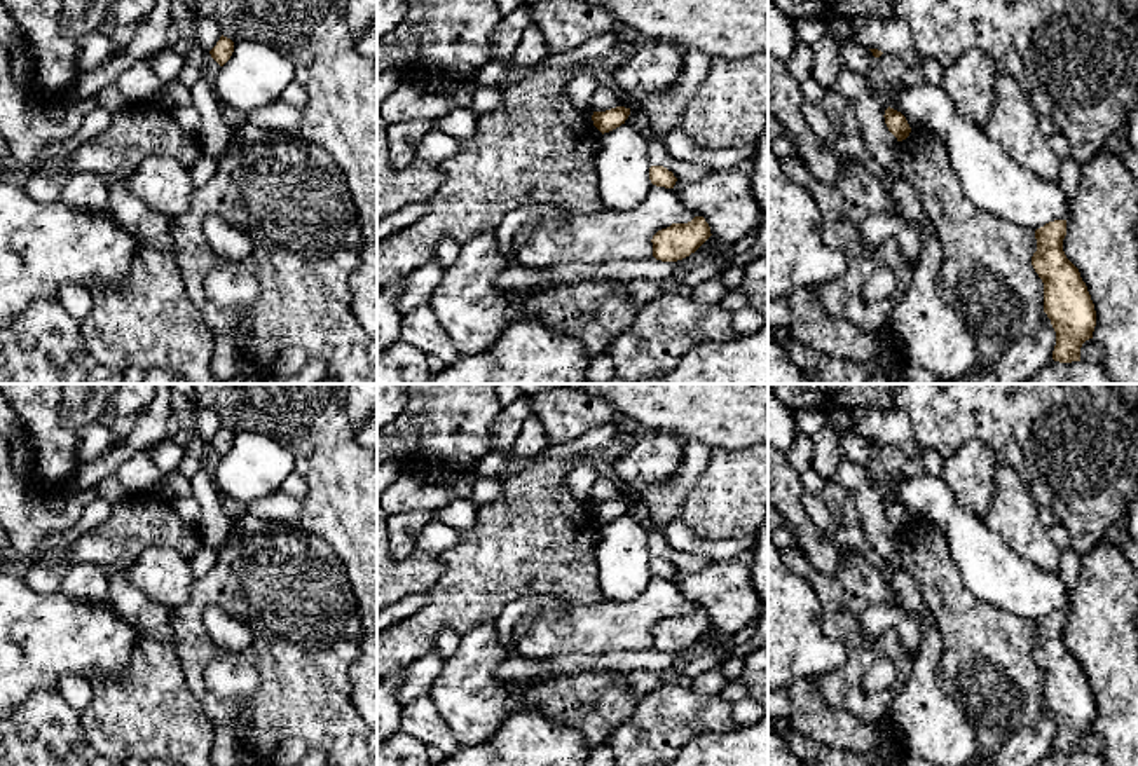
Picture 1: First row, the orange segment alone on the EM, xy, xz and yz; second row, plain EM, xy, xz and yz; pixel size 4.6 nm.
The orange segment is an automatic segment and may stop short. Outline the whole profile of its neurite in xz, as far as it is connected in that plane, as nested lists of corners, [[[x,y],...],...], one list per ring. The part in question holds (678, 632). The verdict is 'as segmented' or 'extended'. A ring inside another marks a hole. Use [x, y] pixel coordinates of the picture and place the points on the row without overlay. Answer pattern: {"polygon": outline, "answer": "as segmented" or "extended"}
{"polygon": [[[695,607],[688,614],[672,614],[653,626],[653,647],[662,653],[682,651],[695,644],[710,626],[710,618],[703,607]]], "answer": "as segmented"}

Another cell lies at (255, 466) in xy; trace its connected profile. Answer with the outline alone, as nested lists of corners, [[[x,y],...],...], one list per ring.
[[[239,431],[216,468],[215,483],[222,496],[246,508],[251,501],[279,490],[293,468],[293,454],[284,445],[262,433]]]

